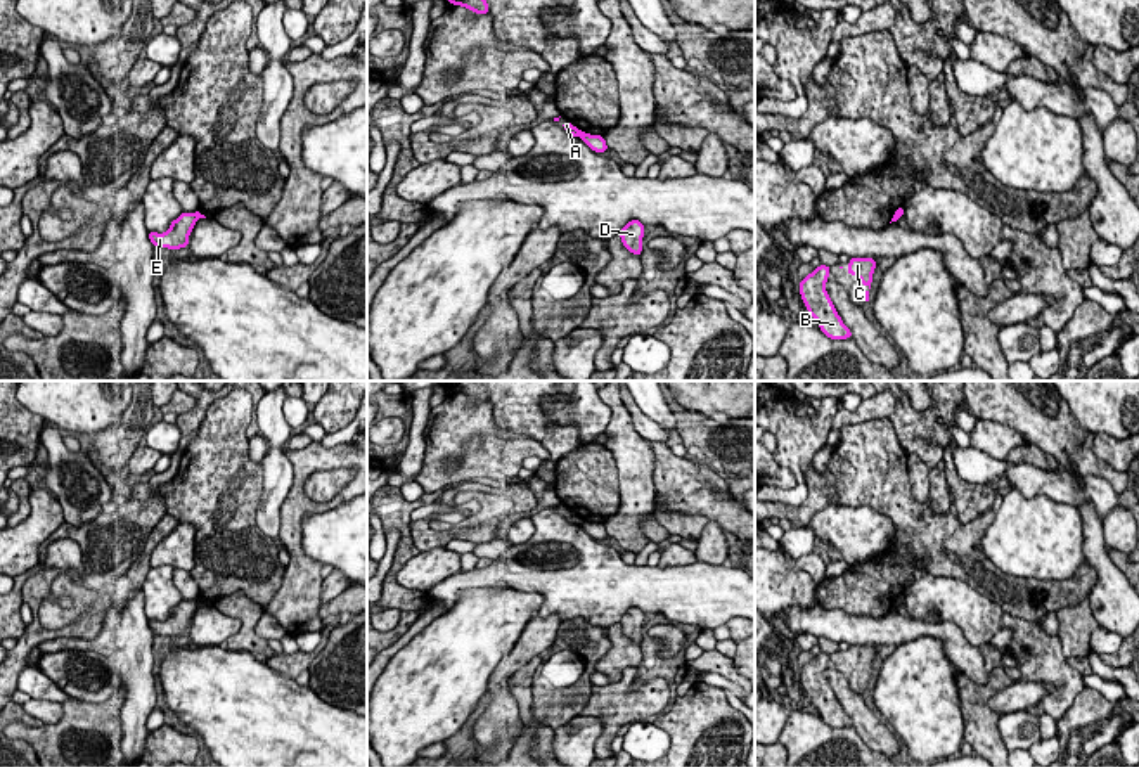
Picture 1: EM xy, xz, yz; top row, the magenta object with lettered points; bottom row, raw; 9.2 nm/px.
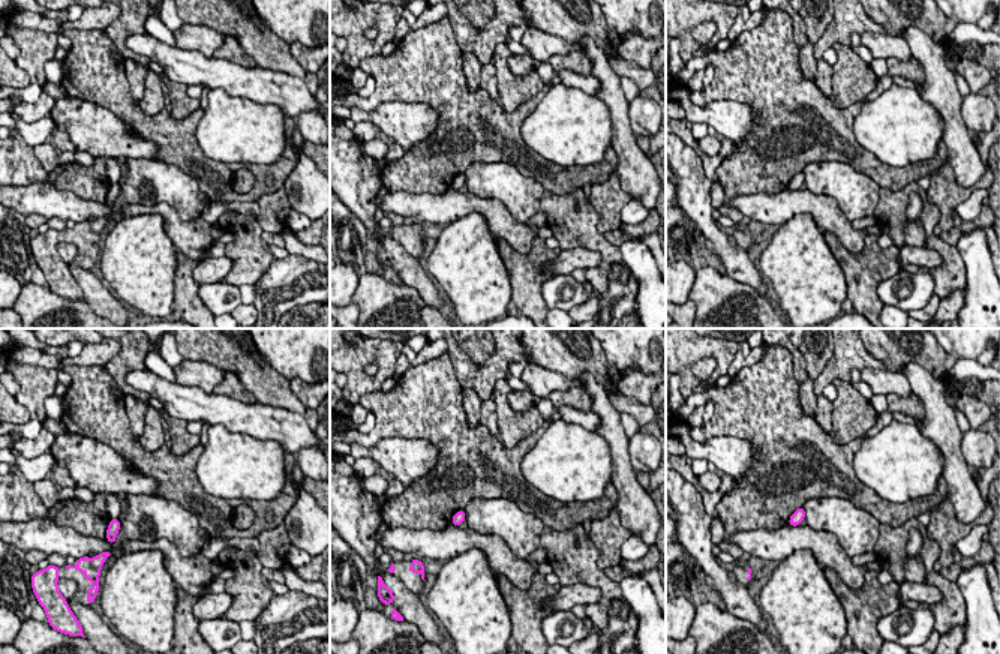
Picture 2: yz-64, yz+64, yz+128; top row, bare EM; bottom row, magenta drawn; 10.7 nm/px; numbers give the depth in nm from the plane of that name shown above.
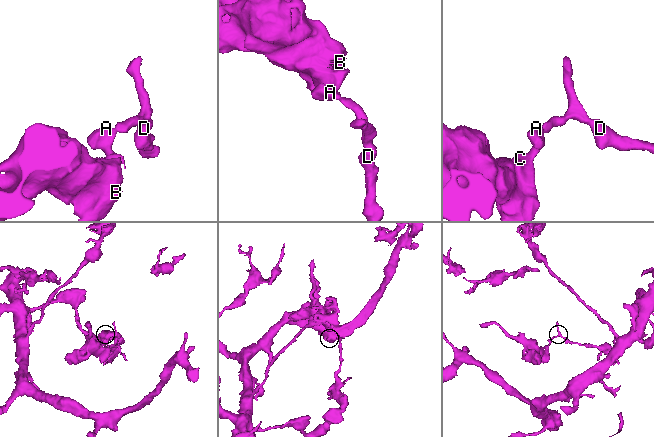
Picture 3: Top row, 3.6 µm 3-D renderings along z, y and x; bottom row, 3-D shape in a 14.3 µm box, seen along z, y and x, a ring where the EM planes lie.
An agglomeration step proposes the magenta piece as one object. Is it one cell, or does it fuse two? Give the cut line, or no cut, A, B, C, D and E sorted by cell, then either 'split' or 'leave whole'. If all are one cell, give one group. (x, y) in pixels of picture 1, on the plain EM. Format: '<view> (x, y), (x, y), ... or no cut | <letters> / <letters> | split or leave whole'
xy (194, 601), (198, 605) | A B C E / D | split

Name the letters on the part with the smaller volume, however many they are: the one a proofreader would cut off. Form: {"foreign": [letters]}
{"foreign": ["A", "B", "C", "E"]}

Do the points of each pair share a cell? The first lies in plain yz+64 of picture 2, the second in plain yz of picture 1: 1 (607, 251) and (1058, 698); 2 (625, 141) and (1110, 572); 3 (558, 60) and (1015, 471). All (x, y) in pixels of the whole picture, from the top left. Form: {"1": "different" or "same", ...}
{"1": "same", "2": "same", "3": "different"}

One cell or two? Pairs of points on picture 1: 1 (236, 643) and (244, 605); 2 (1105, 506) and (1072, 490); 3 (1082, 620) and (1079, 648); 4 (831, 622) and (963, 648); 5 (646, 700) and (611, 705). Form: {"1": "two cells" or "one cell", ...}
{"1": "one cell", "2": "one cell", "3": "one cell", "4": "one cell", "5": "one cell"}

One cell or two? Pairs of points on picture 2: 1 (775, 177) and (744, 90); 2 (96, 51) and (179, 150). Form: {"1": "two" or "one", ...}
{"1": "one", "2": "one"}

